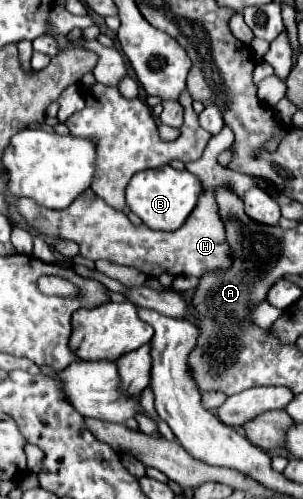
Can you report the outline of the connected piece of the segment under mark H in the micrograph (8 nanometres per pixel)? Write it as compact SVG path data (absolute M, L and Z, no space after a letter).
M92 189L76 197L68 209L54 211L36 207L32 199L18 199L16 209L38 233L78 243L80 255L86 253L88 259L108 259L118 265L138 265L146 275L152 273L152 277L158 277L160 273L202 277L212 271L224 271L232 265L232 249L226 243L224 223L212 191L204 191L198 197L198 205L194 207L192 215L178 231L173 232L154 231L146 225L132 225L122 211L108 207Z

